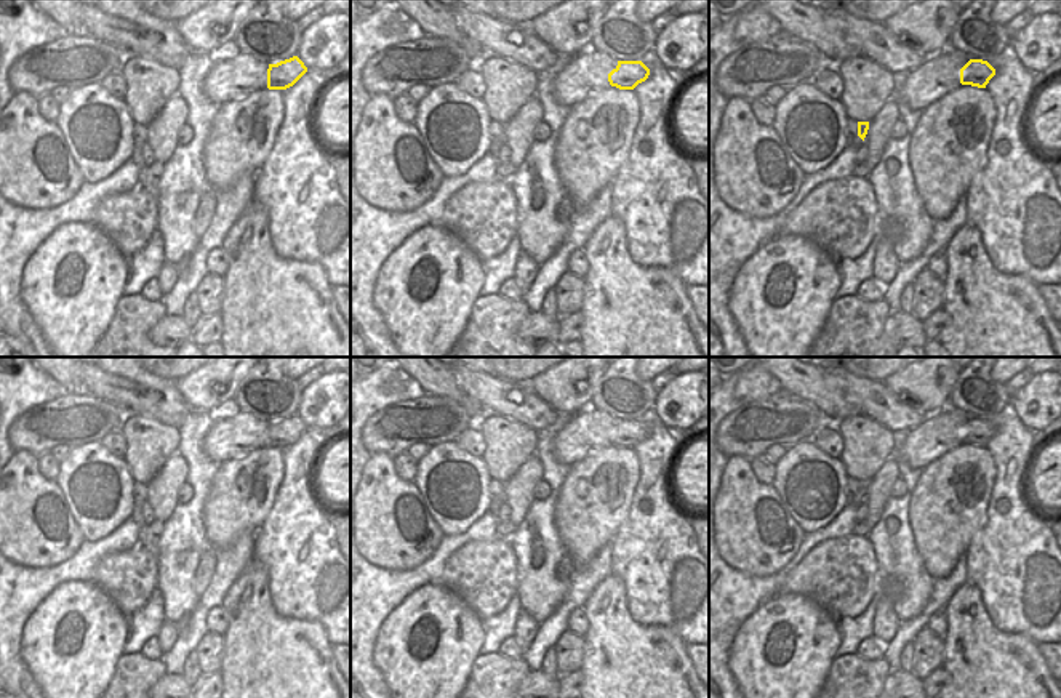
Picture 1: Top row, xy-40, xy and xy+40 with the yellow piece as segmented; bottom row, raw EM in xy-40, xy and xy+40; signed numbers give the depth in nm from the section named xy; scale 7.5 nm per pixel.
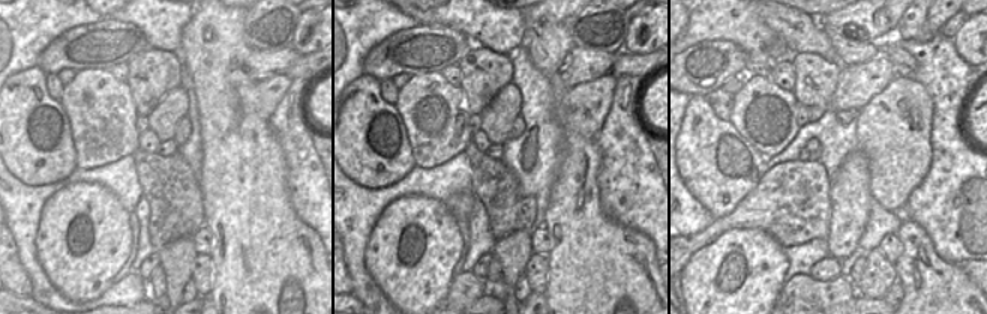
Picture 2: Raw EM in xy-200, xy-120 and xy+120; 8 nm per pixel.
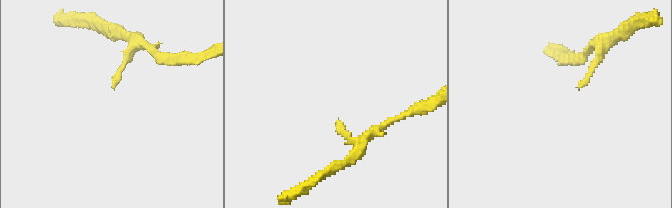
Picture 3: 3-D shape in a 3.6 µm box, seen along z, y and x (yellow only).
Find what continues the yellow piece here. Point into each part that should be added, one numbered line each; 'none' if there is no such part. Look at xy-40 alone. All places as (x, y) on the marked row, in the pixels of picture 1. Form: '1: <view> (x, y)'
none

